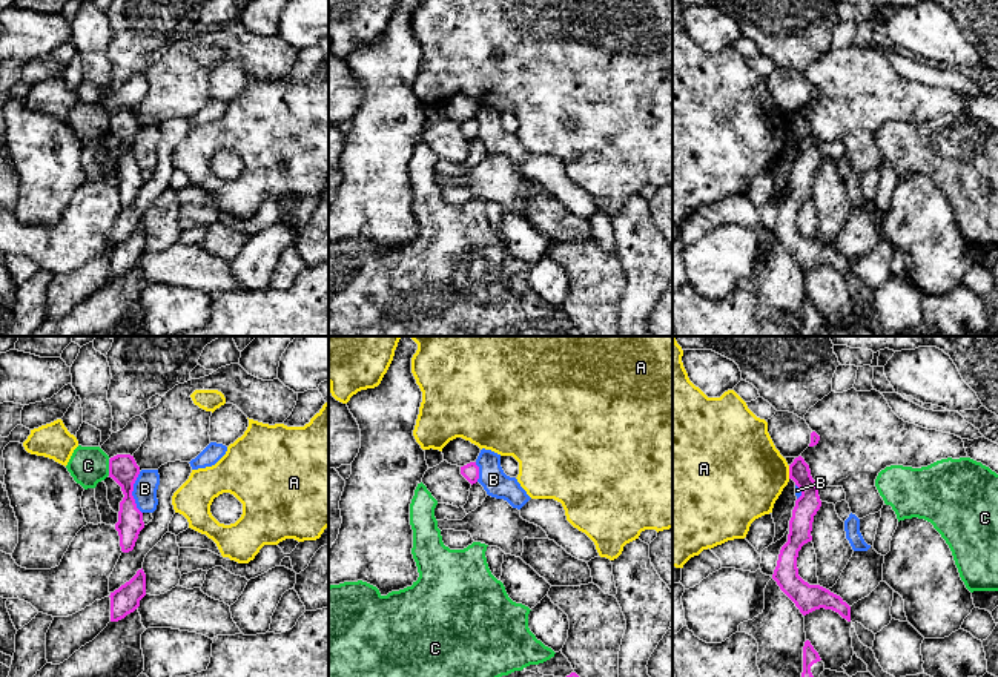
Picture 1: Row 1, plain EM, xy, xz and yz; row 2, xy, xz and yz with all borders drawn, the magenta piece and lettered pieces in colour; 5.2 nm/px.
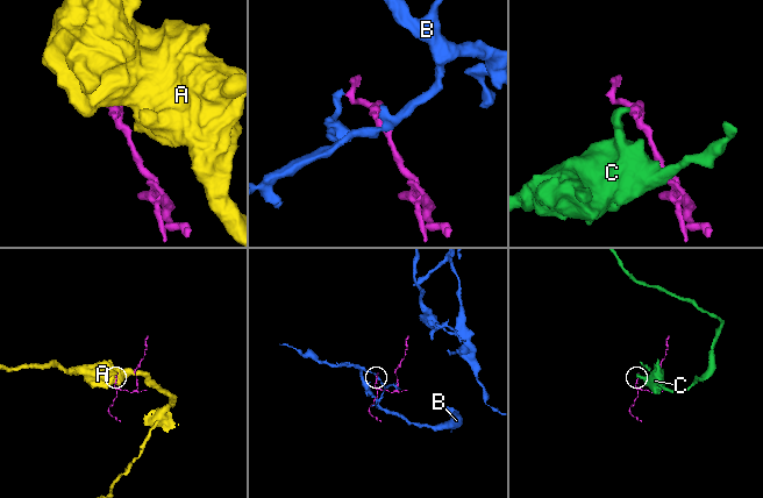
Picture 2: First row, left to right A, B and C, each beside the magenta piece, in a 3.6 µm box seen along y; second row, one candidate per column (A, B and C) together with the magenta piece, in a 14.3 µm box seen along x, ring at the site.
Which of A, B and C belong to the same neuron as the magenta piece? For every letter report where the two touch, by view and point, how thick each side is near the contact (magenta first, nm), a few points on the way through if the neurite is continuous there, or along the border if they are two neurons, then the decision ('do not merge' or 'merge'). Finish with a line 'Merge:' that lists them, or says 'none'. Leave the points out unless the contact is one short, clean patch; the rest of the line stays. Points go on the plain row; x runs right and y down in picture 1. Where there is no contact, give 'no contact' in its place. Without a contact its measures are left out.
A: meets magenta in yz at (789, 128); 120 nm thick on the magenta side, 440 nm on the other; border along yz (788, 122), (789, 134); do not merge
B: meets magenta in xy at (131, 149); 150 nm thick on the magenta side, 130 nm on the other; border along xy (138, 128), (134, 137), (132, 154), (142, 169); do not merge
C: meets magenta in xy at (109, 123); 150 nm thick on the magenta side, 200 nm on the other; do not merge
Merge: none

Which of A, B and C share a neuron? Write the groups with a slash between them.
A / B / C

